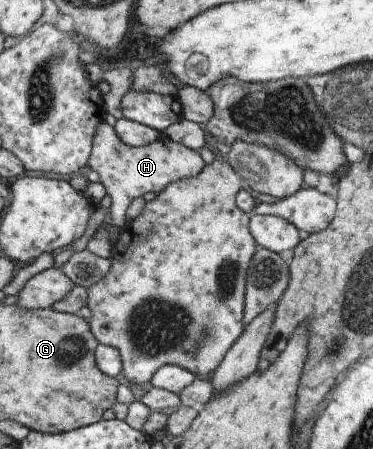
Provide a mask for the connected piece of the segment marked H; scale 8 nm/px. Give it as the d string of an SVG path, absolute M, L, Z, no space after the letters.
M101 122L92 135L90 154L86 165L95 171L101 185L109 197L110 207L107 209L110 223L117 228L124 227L125 209L127 205L145 193L160 192L168 183L176 179L197 175L204 166L199 150L191 150L181 143L173 142L169 138L159 137L144 146L130 146L121 141L113 126Z

